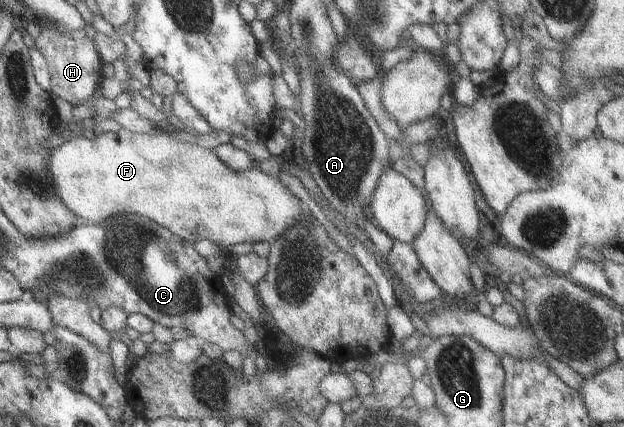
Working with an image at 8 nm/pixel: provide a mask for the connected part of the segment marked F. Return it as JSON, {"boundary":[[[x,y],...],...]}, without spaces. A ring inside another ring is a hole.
{"boundary":[[[120,128],[96,135],[86,133],[64,141],[52,150],[46,167],[50,169],[50,181],[58,201],[64,203],[77,219],[89,225],[125,212],[146,217],[192,245],[207,240],[226,250],[243,242],[271,244],[300,219],[313,219],[303,203],[279,181],[278,175],[271,177],[260,171],[256,164],[242,171],[232,171],[214,155],[213,149],[174,141],[159,132],[138,134]]]}

